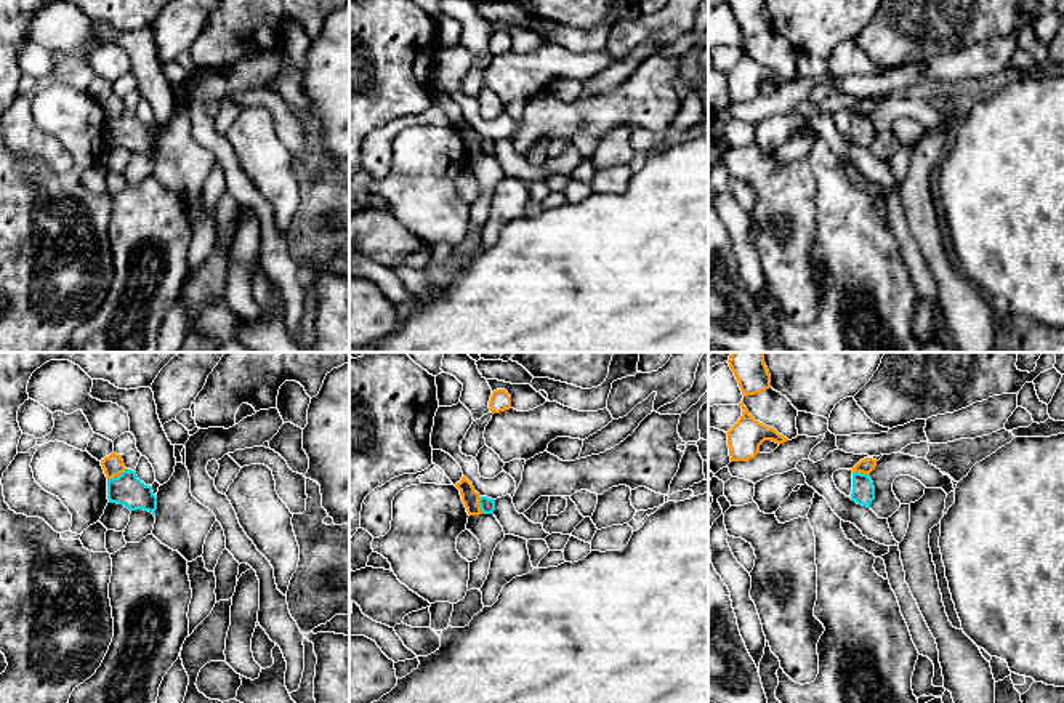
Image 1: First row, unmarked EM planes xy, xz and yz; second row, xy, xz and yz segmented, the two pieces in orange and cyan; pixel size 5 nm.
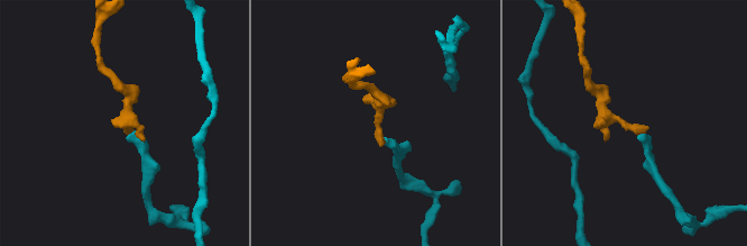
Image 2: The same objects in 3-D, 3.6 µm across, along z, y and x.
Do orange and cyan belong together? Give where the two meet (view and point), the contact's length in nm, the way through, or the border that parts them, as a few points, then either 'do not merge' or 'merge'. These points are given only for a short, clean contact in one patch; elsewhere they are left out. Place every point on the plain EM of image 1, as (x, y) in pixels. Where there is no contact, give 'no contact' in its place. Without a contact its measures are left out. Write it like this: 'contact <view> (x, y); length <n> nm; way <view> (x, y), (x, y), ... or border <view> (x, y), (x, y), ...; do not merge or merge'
contact xy (116, 117); length 110 nm; border xy (125, 109), (117, 117), (108, 120); do not merge

